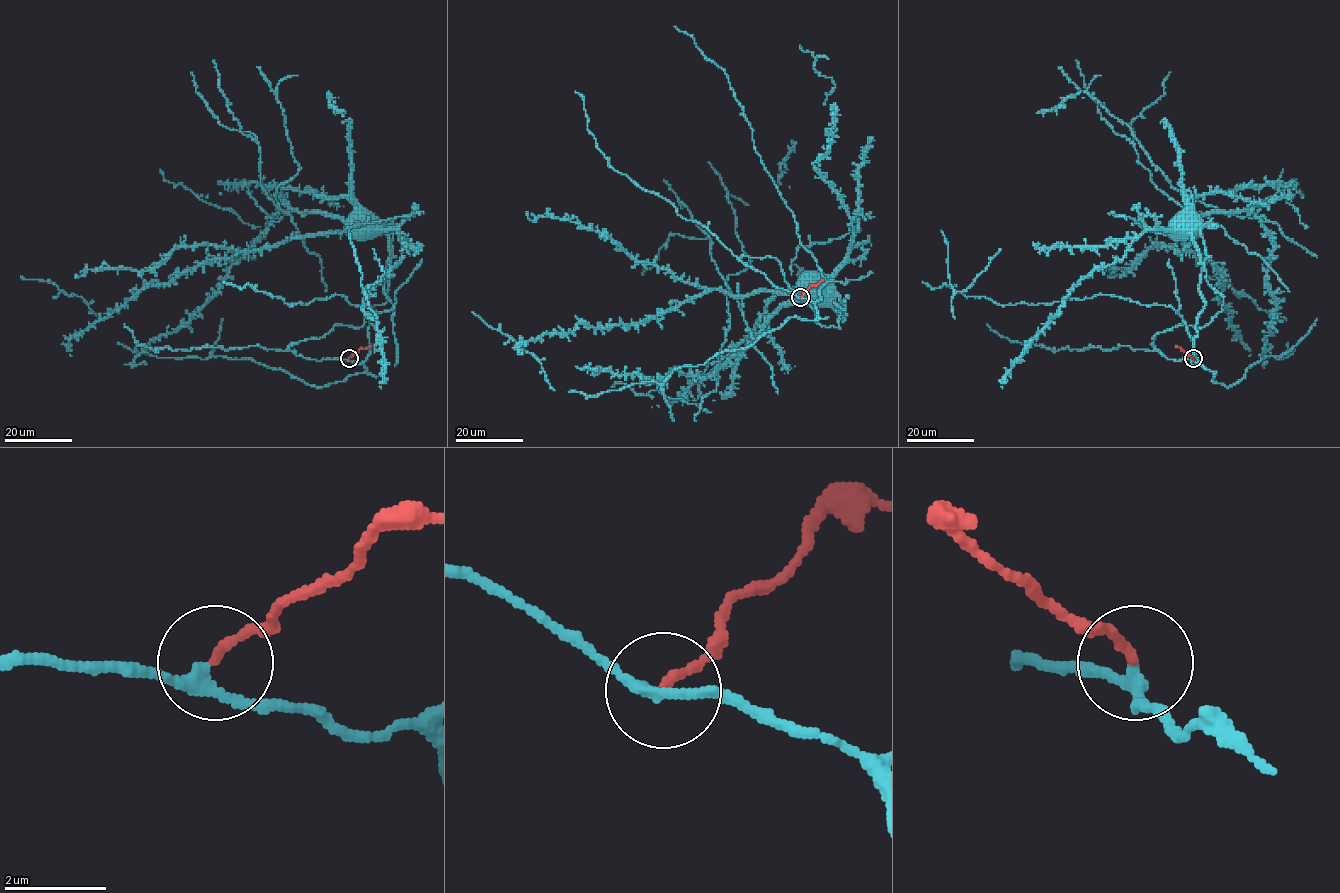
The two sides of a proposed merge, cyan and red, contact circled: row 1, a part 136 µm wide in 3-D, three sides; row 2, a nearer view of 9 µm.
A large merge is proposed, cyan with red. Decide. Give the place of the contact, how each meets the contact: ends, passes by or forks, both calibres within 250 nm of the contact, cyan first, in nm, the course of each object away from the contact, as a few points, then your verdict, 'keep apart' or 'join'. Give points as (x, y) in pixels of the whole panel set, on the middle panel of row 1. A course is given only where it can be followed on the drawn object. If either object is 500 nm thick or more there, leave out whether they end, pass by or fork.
at (800, 297); cyan passes by; red ends there; 200 nm thick on the cyan side, 170 nm on the other; cyan runs (799, 298), (739, 259), (775, 258), (815, 321), (838, 327), (840, 298), (811, 277); red runs (800, 298), (811, 286), (824, 279); keep apart

